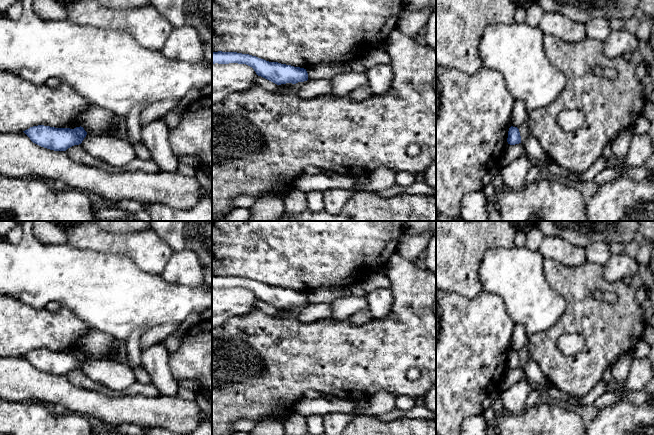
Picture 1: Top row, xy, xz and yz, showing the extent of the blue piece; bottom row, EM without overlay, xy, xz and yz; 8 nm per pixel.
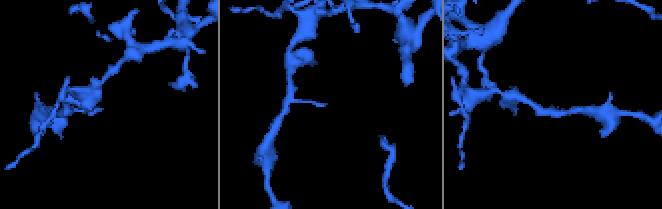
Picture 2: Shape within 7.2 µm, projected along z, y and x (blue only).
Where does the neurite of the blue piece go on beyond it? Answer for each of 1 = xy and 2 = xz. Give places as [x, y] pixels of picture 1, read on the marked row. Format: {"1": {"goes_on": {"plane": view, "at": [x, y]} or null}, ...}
{"1": {"goes_on": null}, "2": {"goes_on": null}}

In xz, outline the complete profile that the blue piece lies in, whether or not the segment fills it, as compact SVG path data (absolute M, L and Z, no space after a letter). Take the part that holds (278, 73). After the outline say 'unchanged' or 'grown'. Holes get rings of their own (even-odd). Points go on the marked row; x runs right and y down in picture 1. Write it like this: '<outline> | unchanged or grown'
M222 51L212 52L212 64L215 63L246 64L252 67L258 76L261 76L277 85L286 83L296 84L308 80L308 73L304 68L294 67L278 62L269 62L249 54Z | unchanged

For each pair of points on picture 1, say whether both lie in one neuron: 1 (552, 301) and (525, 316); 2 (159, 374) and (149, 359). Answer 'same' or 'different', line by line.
1: same
2: same

